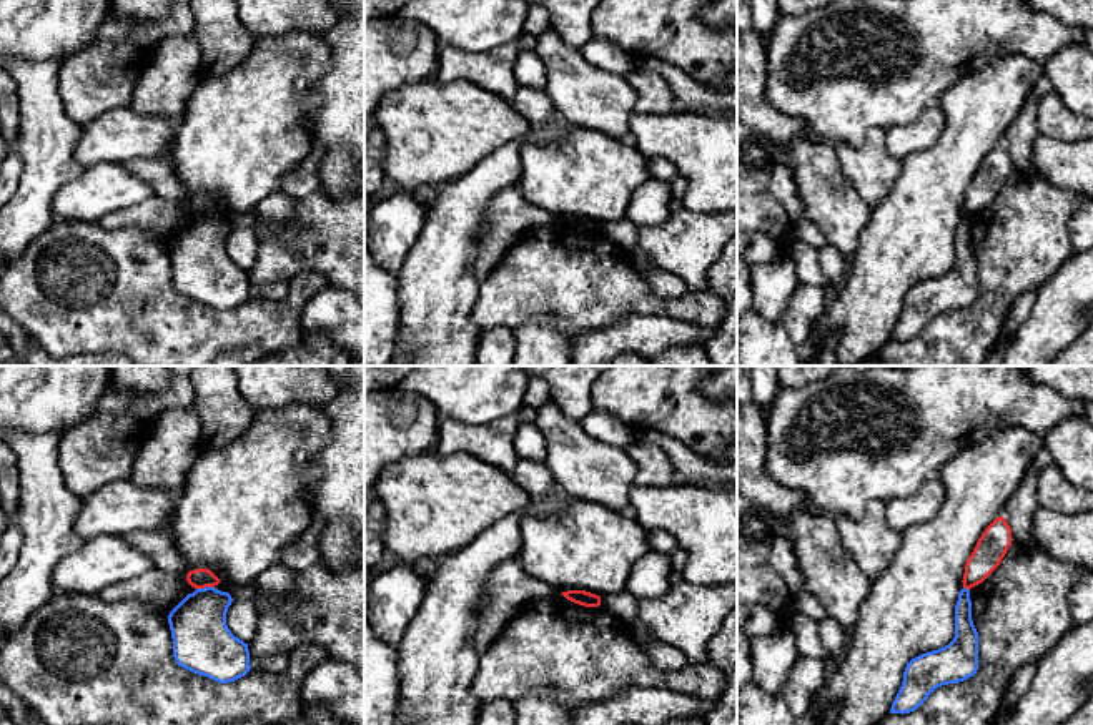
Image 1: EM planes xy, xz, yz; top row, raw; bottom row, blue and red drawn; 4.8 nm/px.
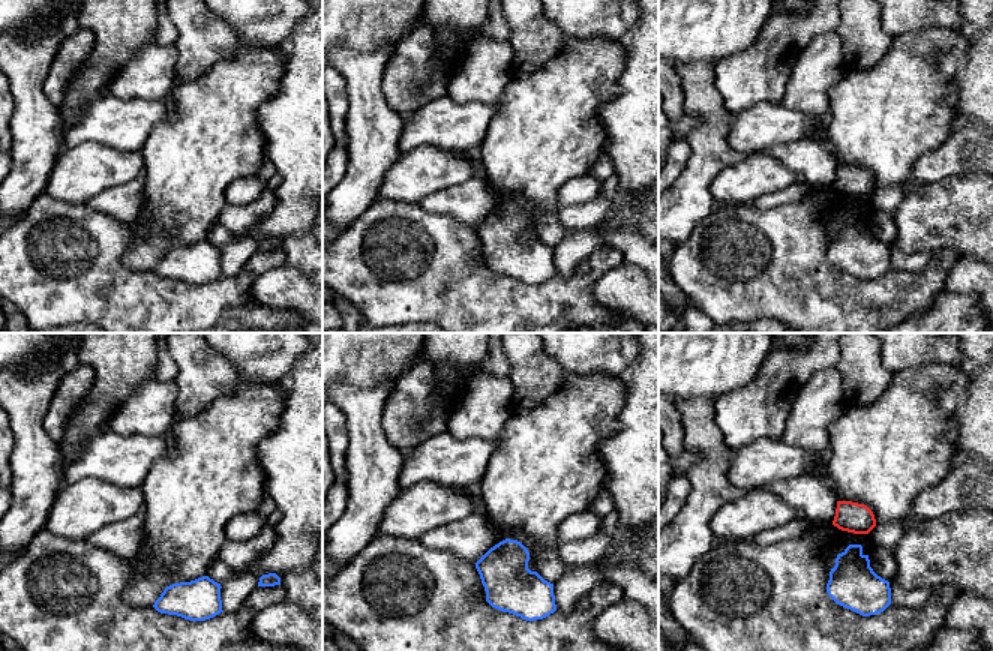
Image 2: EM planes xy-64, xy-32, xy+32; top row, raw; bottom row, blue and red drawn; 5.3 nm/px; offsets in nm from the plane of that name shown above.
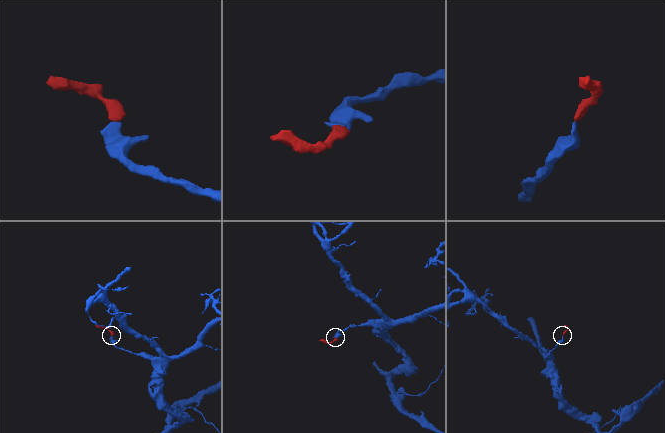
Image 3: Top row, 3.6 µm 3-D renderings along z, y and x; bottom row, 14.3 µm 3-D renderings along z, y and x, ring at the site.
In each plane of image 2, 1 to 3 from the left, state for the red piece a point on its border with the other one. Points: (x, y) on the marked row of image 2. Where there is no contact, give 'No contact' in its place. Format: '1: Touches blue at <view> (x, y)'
1: No contact
2: No contact
3: No contact

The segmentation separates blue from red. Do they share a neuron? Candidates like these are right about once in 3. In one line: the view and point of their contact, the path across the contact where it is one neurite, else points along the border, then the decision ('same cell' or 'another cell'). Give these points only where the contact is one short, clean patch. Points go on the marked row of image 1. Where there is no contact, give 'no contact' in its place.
contact xy (205, 587); border xy (213, 586), (197, 589); another cell

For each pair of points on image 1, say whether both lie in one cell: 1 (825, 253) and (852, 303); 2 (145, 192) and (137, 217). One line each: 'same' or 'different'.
1: different
2: different

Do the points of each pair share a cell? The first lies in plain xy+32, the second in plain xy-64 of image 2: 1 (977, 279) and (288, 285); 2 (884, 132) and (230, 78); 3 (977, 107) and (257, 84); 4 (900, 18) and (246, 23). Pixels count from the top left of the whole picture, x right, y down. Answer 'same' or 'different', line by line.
1: same
2: same
3: different
4: same

